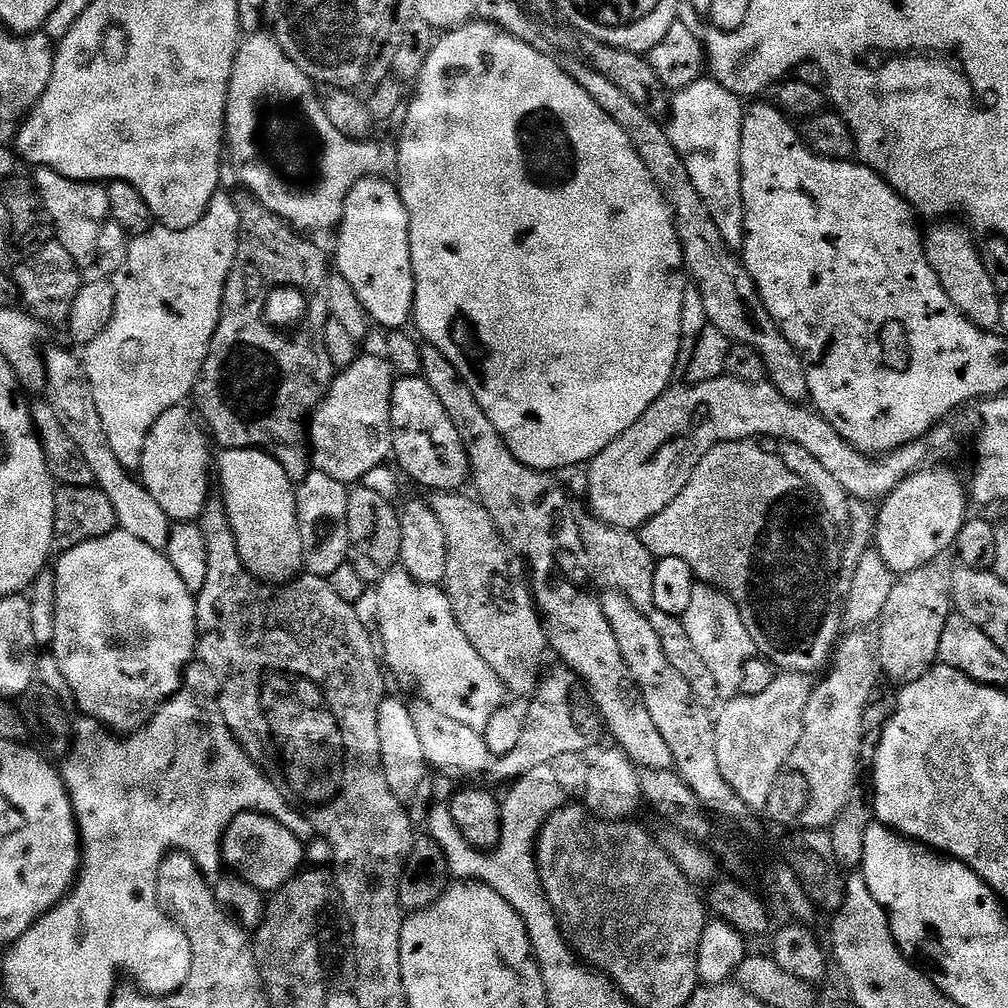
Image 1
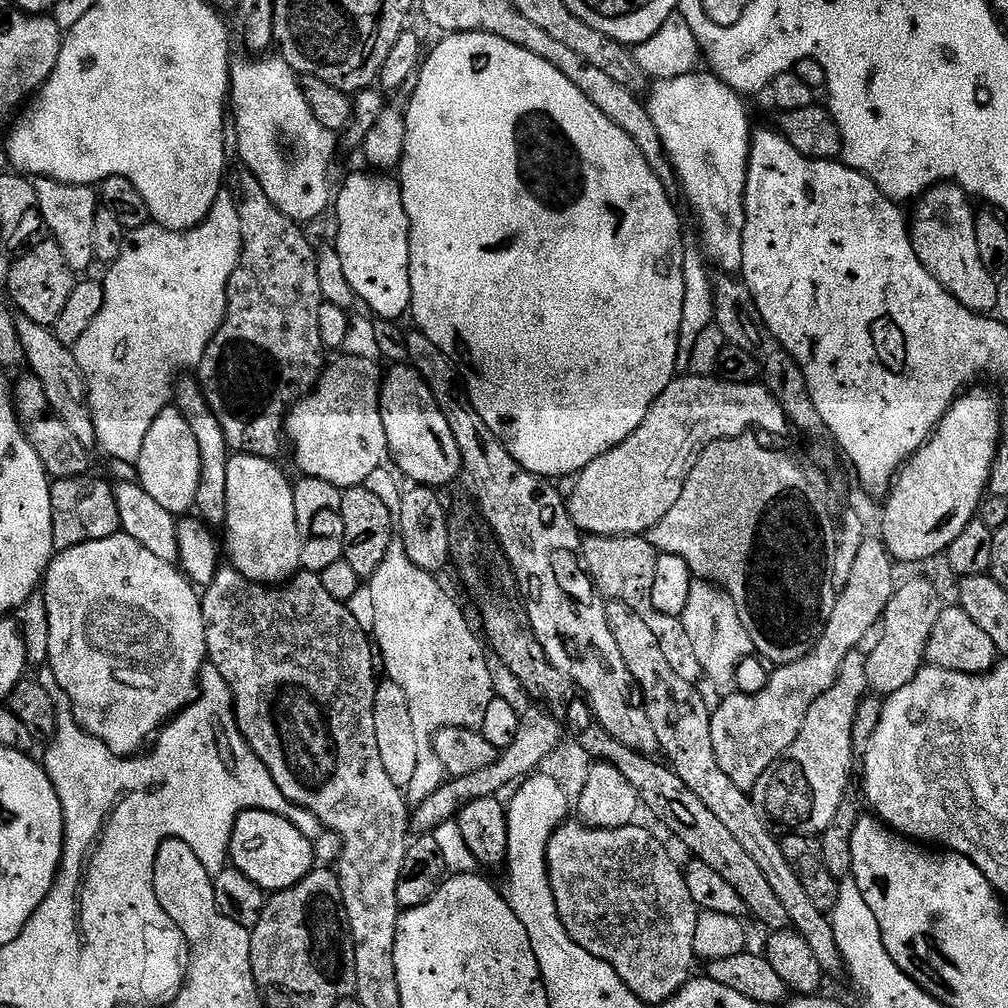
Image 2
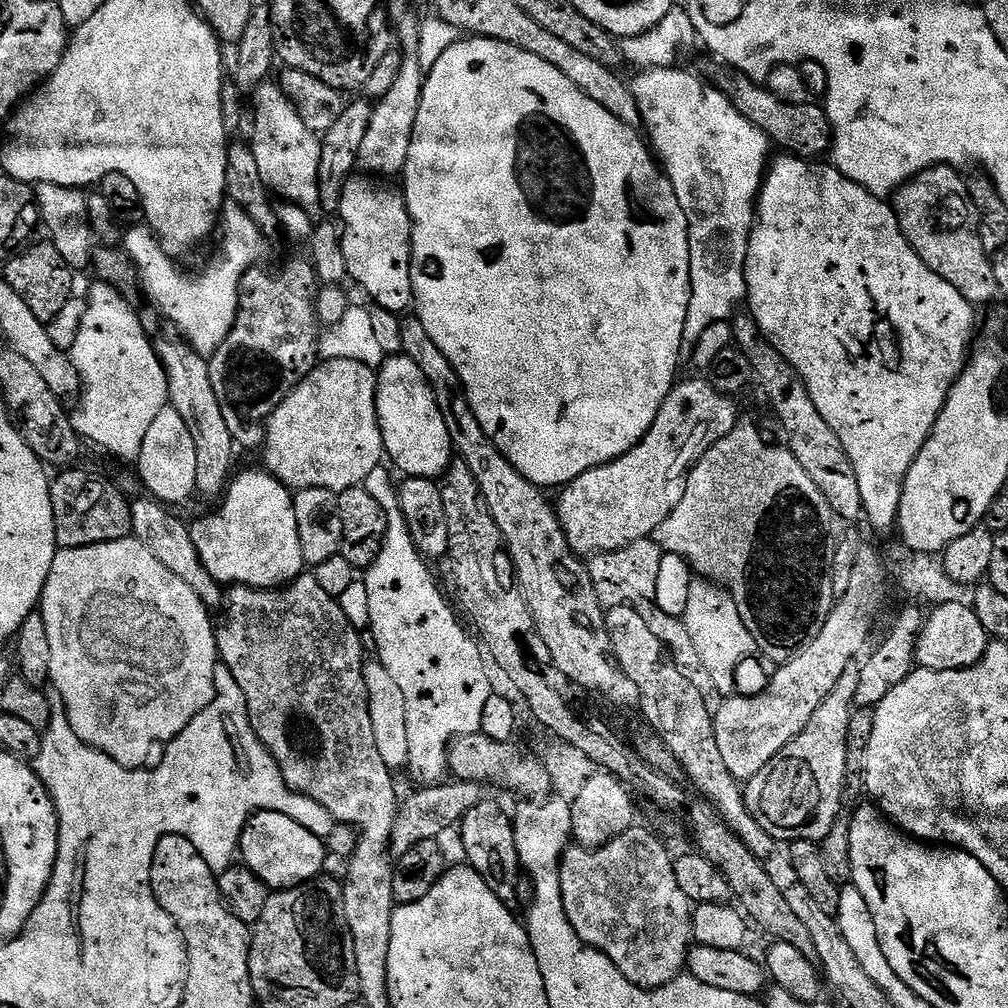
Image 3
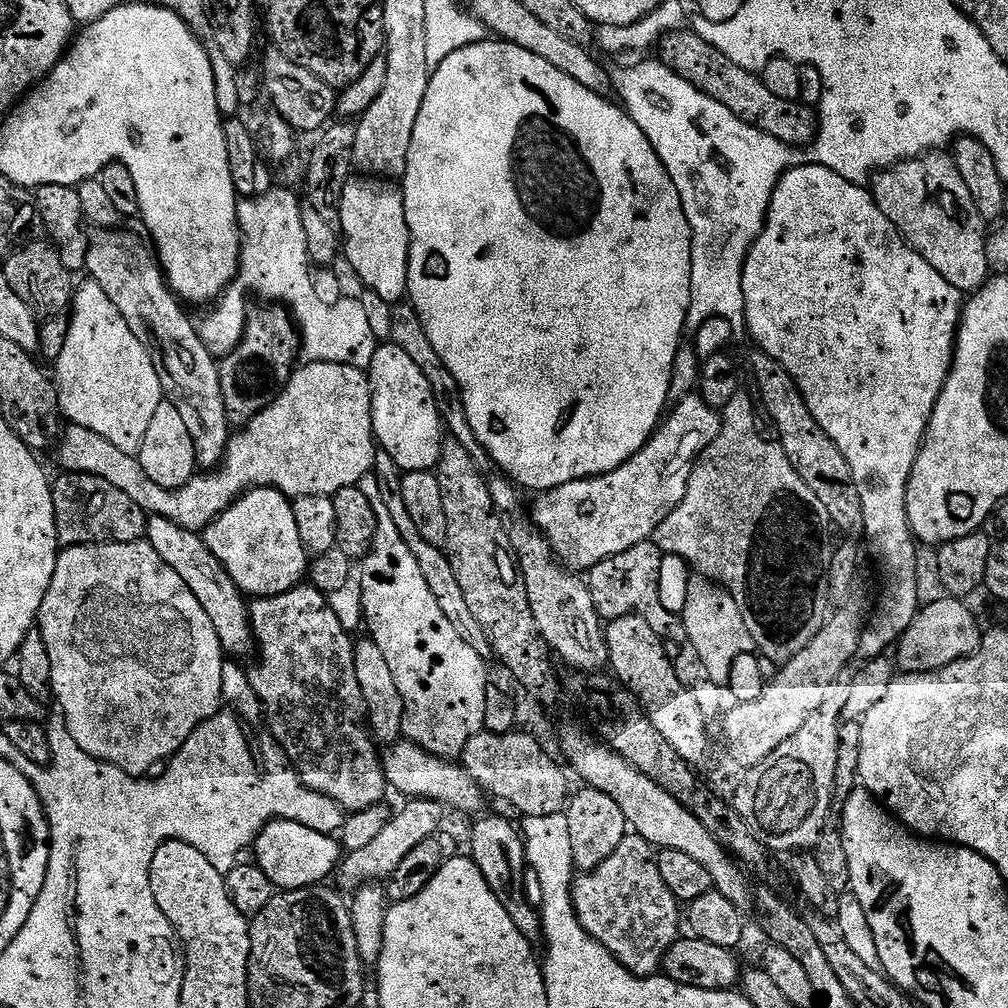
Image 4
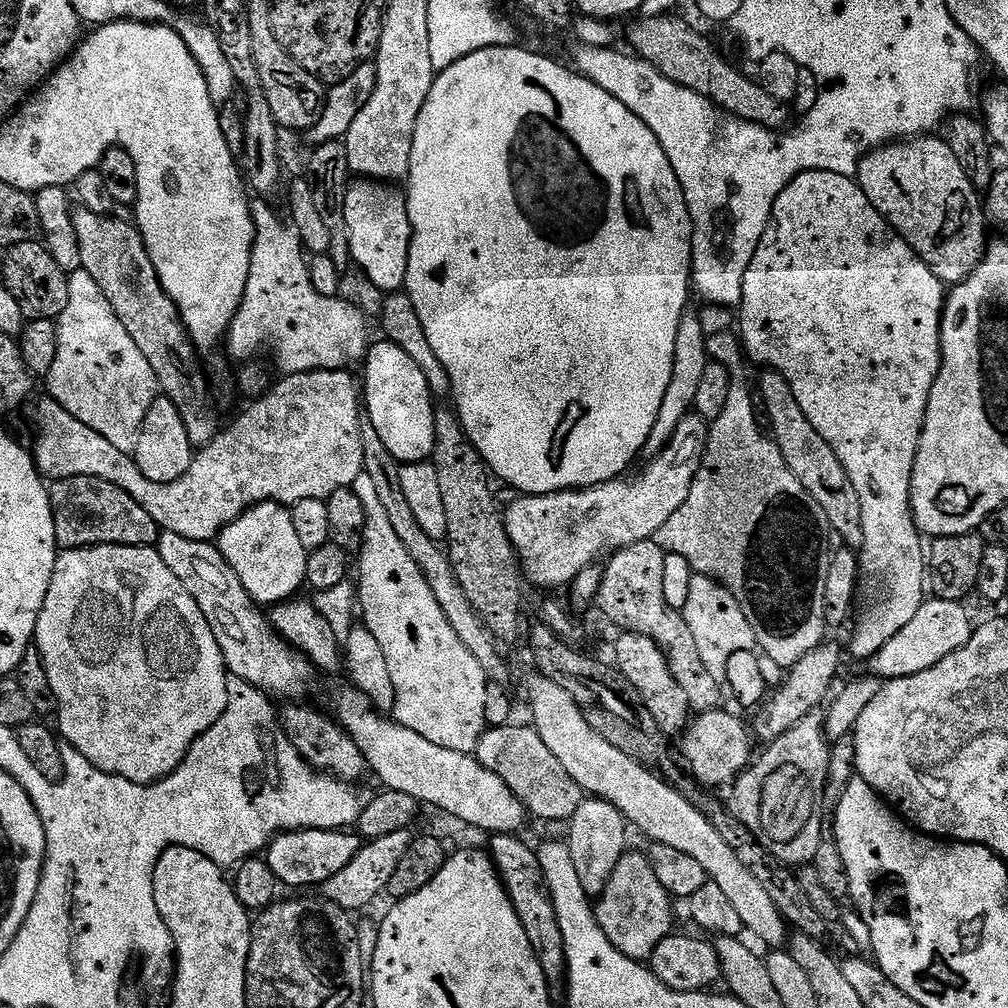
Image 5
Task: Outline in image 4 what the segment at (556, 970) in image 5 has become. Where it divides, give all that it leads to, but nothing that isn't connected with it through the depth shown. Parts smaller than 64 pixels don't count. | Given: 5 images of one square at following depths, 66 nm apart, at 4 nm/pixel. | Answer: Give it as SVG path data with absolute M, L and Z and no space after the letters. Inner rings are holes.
M484 814L472 828L472 849L470 855L473 862L482 870L482 878L490 886L490 890L506 906L506 914L514 918L514 926L522 930L522 934L533 944L539 945L544 939L540 914L535 903L528 901L528 892L524 889L524 872L529 871L528 855L524 849L526 843L521 829L516 828L504 816L488 816Z

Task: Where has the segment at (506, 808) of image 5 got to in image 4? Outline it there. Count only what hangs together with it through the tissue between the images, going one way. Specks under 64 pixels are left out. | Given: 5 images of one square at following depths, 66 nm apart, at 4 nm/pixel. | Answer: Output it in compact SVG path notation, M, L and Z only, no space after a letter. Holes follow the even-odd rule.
M407 738L391 745L383 753L382 759L384 761L385 781L391 787L393 784L404 795L404 798L438 800L449 809L457 808L460 812L480 814L485 811L485 789L481 788L474 777L459 763L448 758L431 756L428 751L420 748Z

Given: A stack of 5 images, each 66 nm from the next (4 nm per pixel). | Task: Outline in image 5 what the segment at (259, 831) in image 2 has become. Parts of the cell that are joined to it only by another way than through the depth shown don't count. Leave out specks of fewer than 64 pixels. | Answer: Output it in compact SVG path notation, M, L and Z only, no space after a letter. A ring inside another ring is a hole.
M307 828L301 832L281 832L266 849L266 859L270 870L274 870L274 874L280 879L281 885L285 889L288 888L308 888L304 890L312 890L315 886L322 886L330 878L334 878L334 874L339 874L342 866L350 866L350 862L354 862L354 858L360 852L362 840L355 831L352 830L314 830Z

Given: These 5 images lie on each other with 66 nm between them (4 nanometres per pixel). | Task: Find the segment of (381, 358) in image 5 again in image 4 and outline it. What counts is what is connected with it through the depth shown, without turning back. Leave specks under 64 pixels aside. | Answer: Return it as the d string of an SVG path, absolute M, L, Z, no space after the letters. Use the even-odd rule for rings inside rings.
M391 342L381 343L377 347L366 371L372 387L372 433L376 436L379 451L390 454L401 473L433 471L442 454L446 429L444 421L440 419L434 390L430 390L430 382L426 382L426 374L418 370L417 364L410 359L410 354L406 354L406 350L402 350L402 346Z

